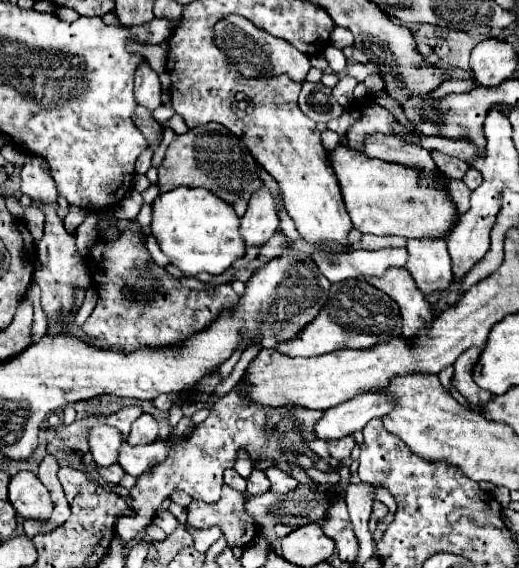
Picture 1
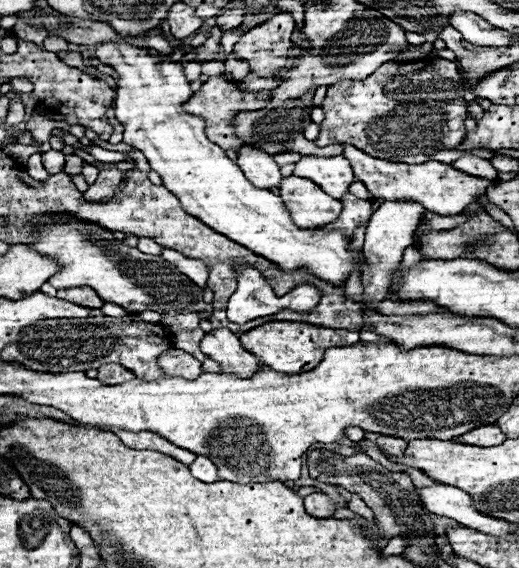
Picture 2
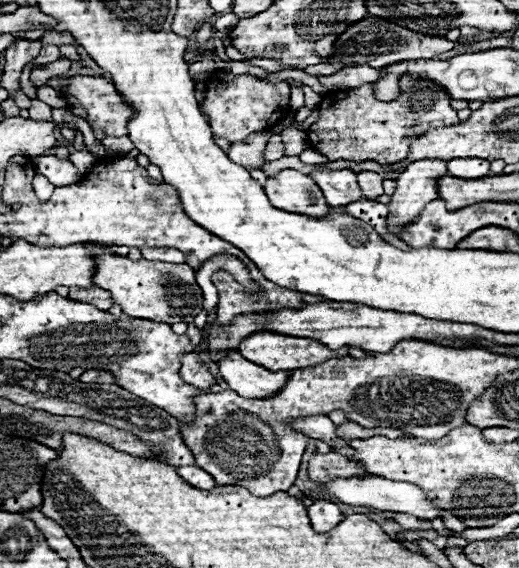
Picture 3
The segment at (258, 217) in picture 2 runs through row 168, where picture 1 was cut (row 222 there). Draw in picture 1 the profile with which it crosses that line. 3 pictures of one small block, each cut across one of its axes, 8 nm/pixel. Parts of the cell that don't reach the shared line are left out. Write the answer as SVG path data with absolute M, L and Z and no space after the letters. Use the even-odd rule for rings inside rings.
M174 188L172 192L160 194L154 200L152 214L152 232L160 242L160 250L178 266L186 276L198 272L222 274L228 270L234 260L246 254L244 238L240 238L240 218L234 212L234 206L220 200L206 188Z

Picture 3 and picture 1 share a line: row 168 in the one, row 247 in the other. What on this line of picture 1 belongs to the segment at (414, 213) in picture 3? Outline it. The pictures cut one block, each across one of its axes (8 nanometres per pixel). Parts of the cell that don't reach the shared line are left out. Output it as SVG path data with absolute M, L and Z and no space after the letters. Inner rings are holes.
M436 238L436 240L408 240L406 250L408 250L406 270L412 274L416 286L424 294L430 294L434 290L446 290L450 286L450 282L454 278L452 276L452 260L450 260L450 254L448 254L442 238Z

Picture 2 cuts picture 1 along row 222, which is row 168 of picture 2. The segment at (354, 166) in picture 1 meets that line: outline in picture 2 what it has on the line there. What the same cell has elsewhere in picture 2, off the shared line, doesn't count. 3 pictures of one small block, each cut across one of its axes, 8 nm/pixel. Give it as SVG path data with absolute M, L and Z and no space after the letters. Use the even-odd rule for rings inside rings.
M344 146L344 156L350 160L352 170L360 182L374 194L384 200L414 200L420 202L426 210L436 214L454 216L460 214L466 206L478 200L480 194L486 194L490 186L496 182L484 182L484 178L472 178L468 174L460 174L460 170L452 170L448 164L440 162L424 162L424 164L402 164L390 160L372 158L352 146Z

